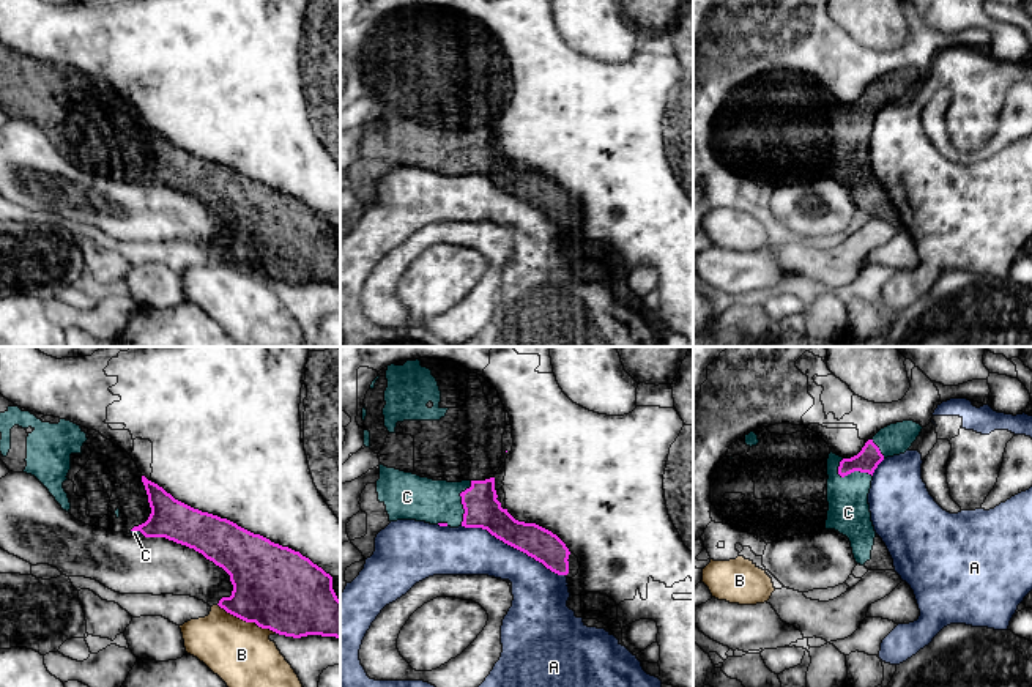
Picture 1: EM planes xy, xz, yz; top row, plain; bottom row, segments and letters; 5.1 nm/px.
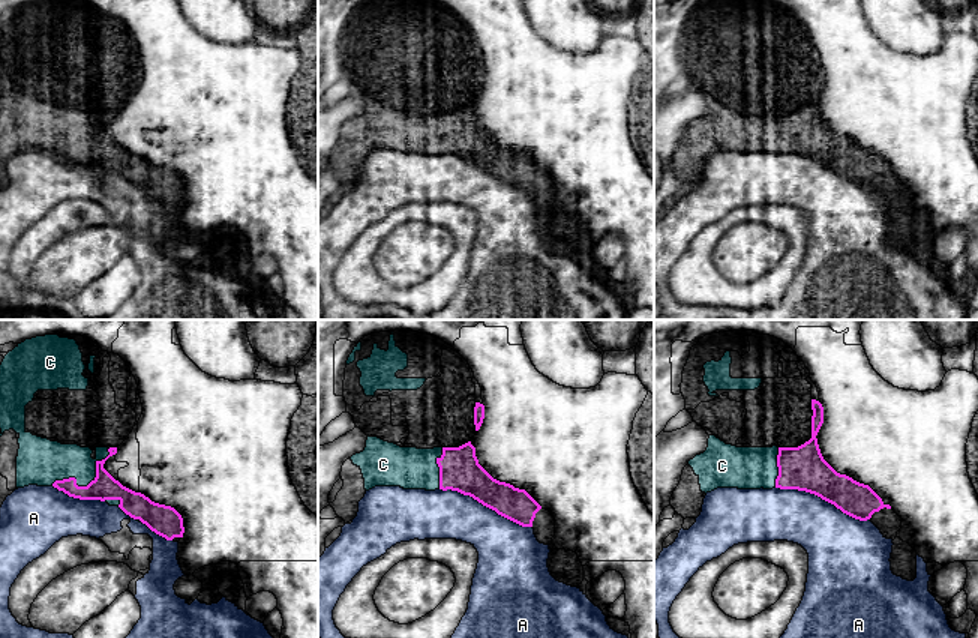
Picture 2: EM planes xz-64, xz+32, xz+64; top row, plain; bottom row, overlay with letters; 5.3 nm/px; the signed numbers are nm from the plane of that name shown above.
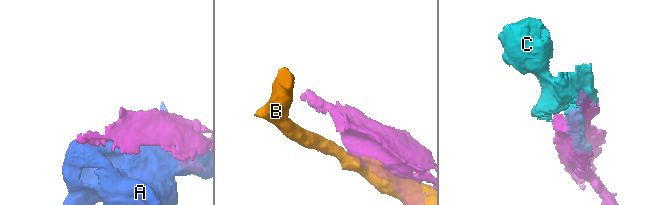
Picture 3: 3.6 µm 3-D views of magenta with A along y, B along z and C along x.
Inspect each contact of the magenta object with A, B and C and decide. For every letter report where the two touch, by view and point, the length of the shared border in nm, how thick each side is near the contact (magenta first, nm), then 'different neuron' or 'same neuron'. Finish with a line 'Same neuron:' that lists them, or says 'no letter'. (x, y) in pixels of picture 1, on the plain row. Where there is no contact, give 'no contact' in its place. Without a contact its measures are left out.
A: xz (514, 194) | 600 nm | 180/240 nm | different neuron
B: xy (248, 268) | 340 nm | 420/320 nm | different neuron
C: yz (850, 120) | 190 nm | 120/220 nm | same neuron
Same neuron: C

